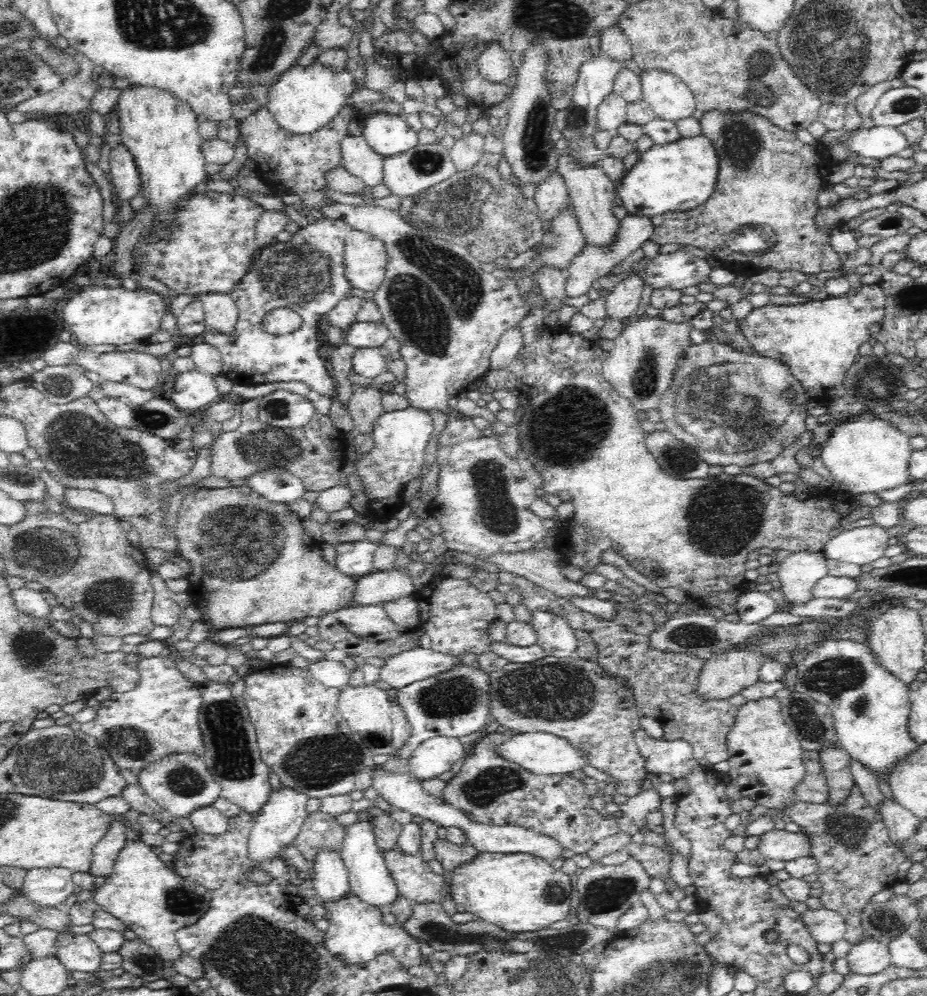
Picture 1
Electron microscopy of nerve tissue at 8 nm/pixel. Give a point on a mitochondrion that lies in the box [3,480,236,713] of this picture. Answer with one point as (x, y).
(47, 552)

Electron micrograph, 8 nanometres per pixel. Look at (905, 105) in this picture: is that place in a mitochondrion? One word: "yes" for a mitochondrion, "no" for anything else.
yes

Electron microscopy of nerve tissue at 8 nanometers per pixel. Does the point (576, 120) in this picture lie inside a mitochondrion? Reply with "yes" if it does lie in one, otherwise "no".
yes

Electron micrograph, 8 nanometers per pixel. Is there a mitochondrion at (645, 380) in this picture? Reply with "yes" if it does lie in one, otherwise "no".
yes

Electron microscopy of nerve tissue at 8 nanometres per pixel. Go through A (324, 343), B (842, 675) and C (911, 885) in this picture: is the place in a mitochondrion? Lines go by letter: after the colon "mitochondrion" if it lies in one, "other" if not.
A: other
B: mitochondrion
C: other

